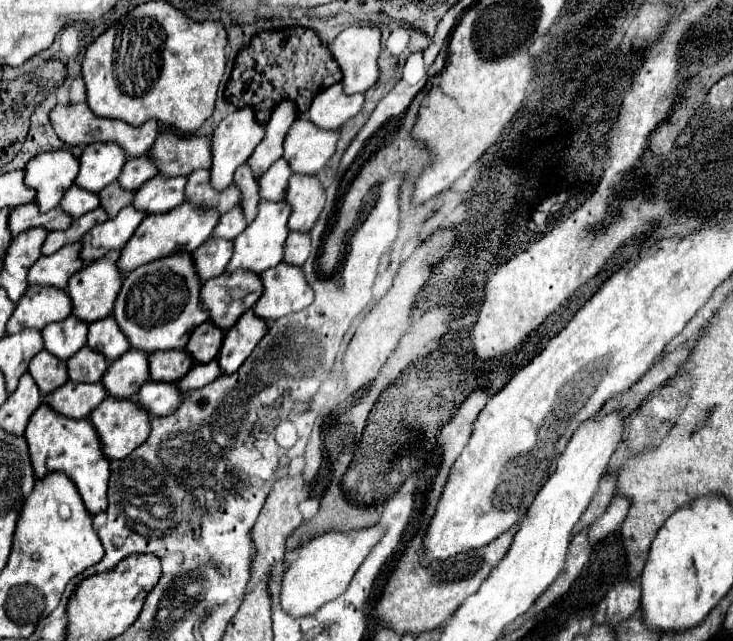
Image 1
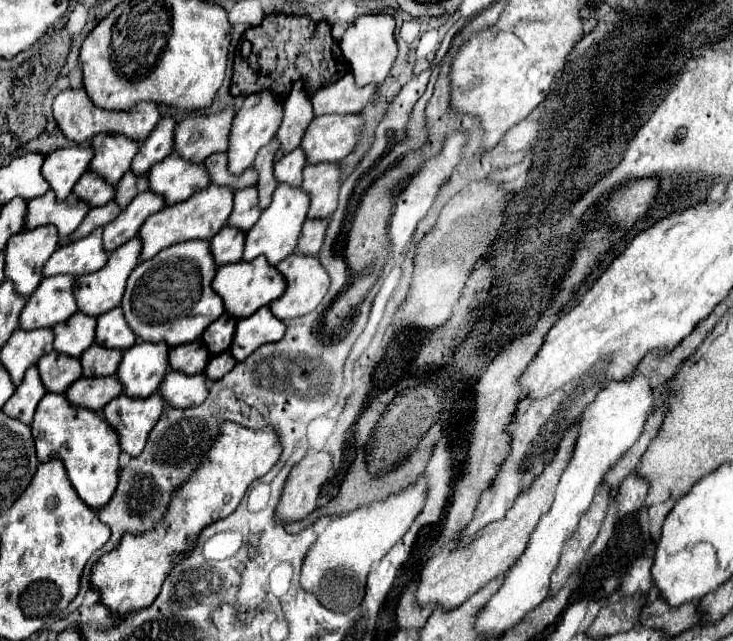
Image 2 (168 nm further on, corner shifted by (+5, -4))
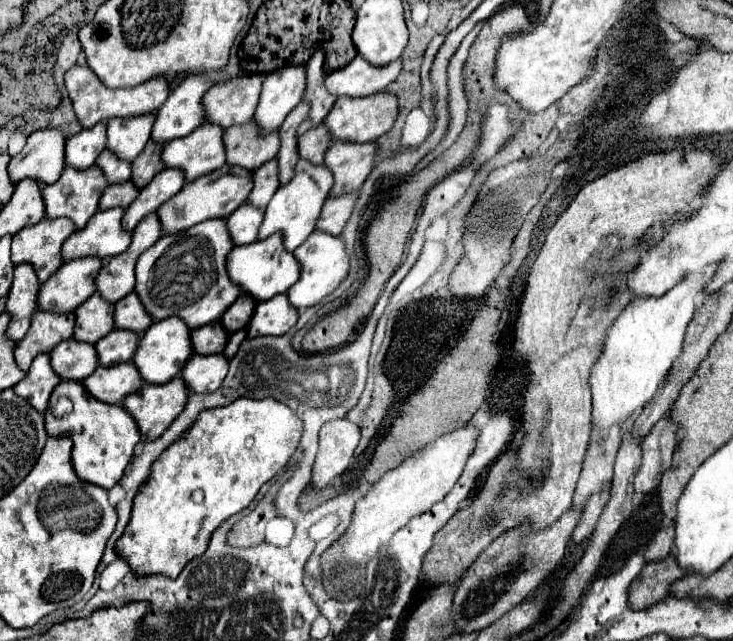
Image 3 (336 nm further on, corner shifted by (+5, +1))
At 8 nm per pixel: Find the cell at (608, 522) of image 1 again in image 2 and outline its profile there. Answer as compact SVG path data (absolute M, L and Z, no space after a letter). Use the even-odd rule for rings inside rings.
M632 471L618 487L618 495L614 499L618 517L624 517L628 513L636 513L646 497L646 491L648 491L648 483L644 479L640 479L636 475L636 471Z

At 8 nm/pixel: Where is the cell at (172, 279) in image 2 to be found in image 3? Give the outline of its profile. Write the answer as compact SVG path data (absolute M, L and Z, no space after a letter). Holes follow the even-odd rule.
M210 220L182 230L180 234L162 236L152 244L136 264L136 292L154 320L170 316L182 318L192 330L218 320L228 306L240 296L226 272L226 256L234 248L226 220Z

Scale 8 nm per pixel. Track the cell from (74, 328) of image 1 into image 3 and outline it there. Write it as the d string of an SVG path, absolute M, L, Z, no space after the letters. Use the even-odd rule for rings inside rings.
M98 292L92 294L82 306L78 306L74 314L76 314L74 338L80 342L96 344L100 338L114 330L114 304L106 302Z

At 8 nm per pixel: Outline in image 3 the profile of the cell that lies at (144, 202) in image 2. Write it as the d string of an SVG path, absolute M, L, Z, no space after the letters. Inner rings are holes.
M164 168L160 174L154 176L154 180L144 186L138 194L138 198L126 208L124 214L124 228L134 230L136 224L150 212L156 212L166 200L170 200L180 188L184 186L184 174L178 168Z

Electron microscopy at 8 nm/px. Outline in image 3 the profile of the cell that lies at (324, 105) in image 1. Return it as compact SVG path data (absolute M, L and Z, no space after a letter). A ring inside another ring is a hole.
M358 54L350 64L334 70L326 78L326 88L336 96L372 96L384 92L398 78L400 70L402 58L386 66L374 66Z

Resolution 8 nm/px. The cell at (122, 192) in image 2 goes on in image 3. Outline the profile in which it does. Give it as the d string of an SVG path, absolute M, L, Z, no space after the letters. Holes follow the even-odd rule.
M150 140L142 154L134 160L136 164L132 168L132 180L136 182L138 188L144 188L158 172L164 170L162 148L164 148L162 144L154 144L154 140Z

